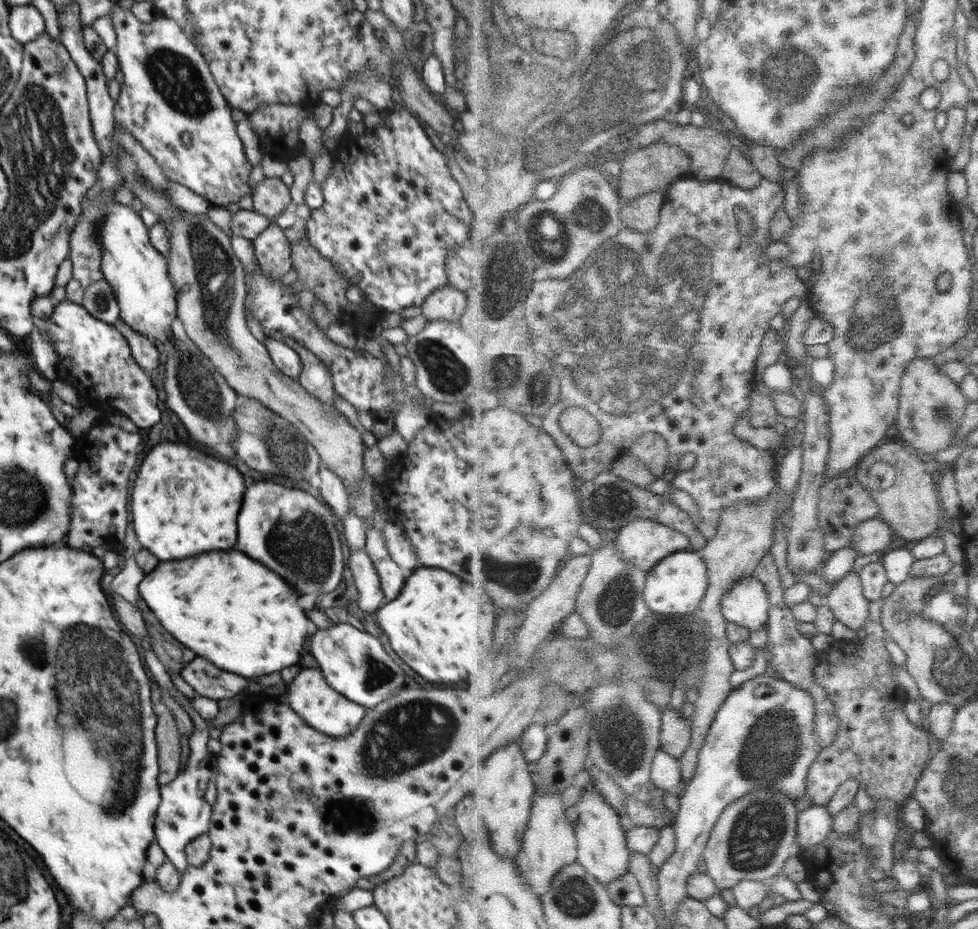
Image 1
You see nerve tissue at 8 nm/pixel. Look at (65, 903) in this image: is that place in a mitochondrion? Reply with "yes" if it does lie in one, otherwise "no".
no

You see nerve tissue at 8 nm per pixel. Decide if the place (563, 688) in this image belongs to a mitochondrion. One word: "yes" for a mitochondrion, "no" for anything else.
no

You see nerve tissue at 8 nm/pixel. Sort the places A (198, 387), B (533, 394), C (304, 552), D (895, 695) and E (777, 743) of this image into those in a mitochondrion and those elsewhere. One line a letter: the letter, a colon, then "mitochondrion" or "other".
A: mitochondrion
B: other
C: mitochondrion
D: other
E: mitochondrion

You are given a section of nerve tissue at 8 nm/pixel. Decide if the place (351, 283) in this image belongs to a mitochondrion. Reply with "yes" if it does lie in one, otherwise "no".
no

